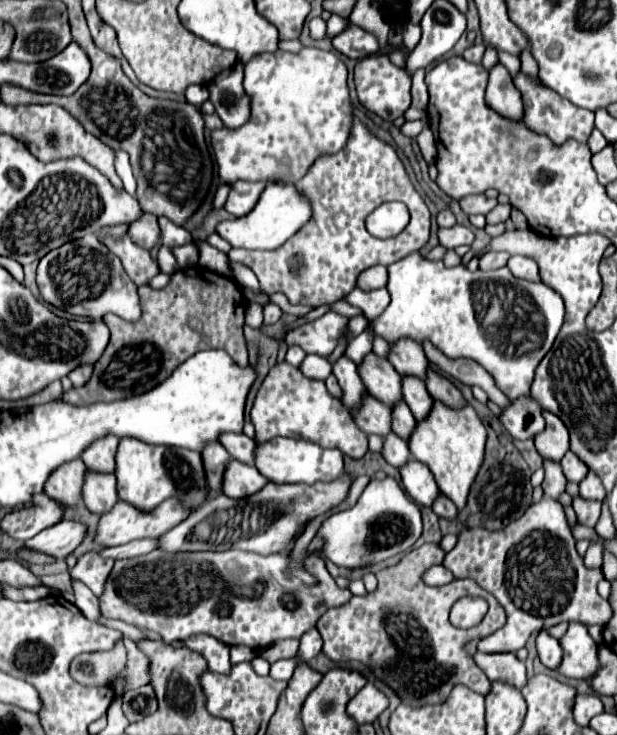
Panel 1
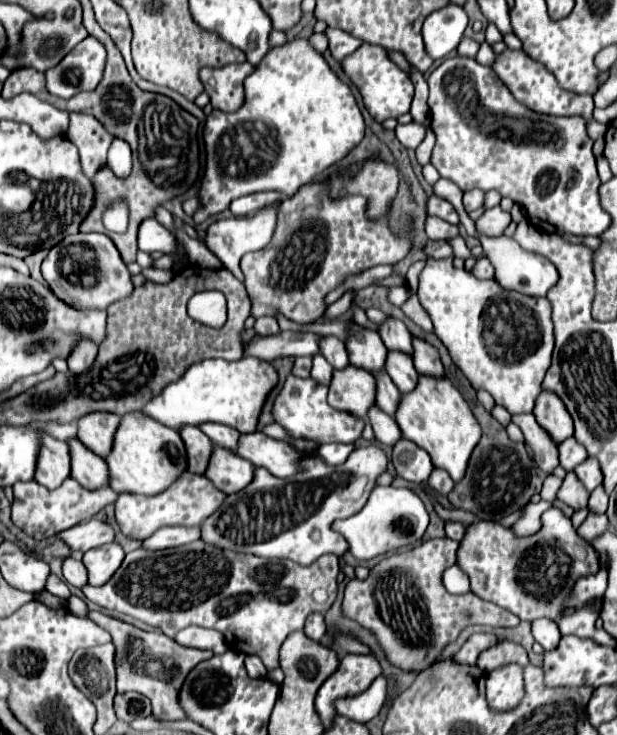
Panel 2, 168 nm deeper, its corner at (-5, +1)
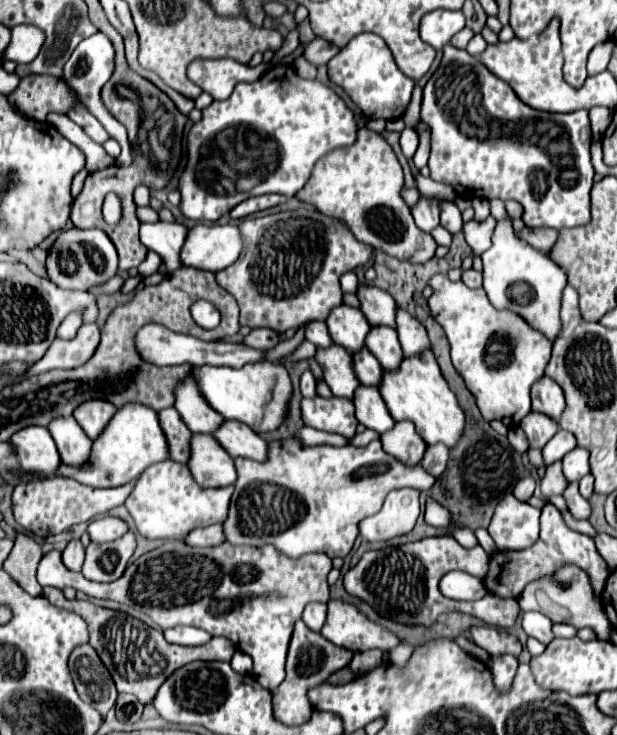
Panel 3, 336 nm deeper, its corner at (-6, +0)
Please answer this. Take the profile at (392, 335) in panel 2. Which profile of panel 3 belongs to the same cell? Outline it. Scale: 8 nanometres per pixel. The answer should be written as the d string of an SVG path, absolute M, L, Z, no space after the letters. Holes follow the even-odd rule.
M358 284L356 296L360 300L360 310L366 316L366 320L372 326L390 326L396 328L394 324L394 316L396 316L396 302L392 300L392 296L388 296L388 292L376 288L376 286L368 286L368 284Z

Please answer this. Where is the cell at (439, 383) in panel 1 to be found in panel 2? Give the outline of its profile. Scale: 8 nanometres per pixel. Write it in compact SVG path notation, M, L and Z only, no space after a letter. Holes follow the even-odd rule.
M415 339L413 363L415 363L415 369L419 371L419 375L427 375L427 377L435 377L435 379L445 377L437 349L421 339Z

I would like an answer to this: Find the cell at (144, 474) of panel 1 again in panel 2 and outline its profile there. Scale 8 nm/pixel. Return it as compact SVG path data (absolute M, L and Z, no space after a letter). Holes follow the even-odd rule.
M139 411L127 413L115 433L115 447L107 459L111 471L111 489L117 493L159 495L187 471L187 449L177 431L171 431L153 419L143 419Z

